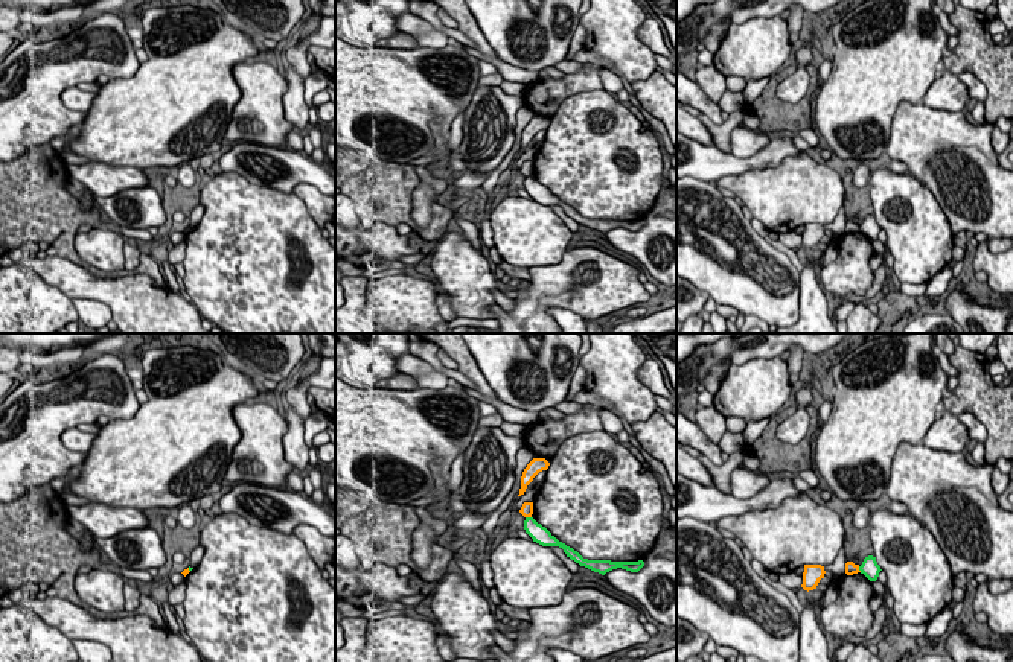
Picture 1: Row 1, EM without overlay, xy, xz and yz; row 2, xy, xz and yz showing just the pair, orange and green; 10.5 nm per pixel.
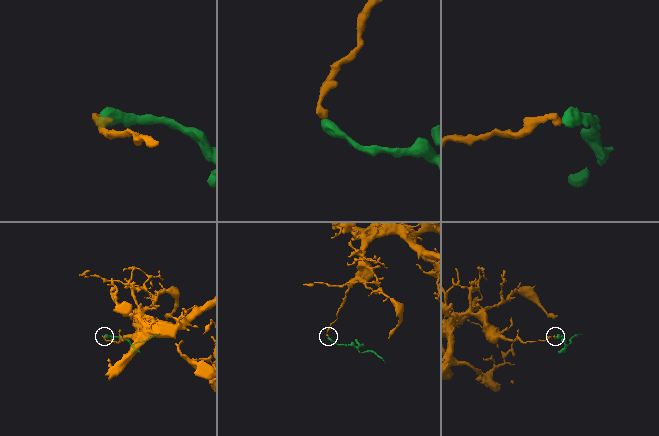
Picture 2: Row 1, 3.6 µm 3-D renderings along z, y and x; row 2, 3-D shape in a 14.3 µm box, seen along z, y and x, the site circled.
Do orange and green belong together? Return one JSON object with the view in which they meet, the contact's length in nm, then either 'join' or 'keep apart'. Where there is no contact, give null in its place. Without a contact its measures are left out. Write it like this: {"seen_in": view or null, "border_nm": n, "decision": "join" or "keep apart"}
{"seen_in": "xz", "border_nm": 70, "decision": "keep apart"}

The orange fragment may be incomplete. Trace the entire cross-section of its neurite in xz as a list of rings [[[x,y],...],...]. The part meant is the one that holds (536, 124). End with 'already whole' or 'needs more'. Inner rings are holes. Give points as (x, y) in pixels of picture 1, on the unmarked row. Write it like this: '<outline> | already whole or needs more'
[[[533,117],[527,126],[524,128],[522,131],[522,135],[521,135],[521,148],[519,148],[519,154],[524,154],[527,145],[533,140],[533,137],[542,131],[542,129],[547,129],[550,125],[550,122],[545,119],[545,117]]] | already whole

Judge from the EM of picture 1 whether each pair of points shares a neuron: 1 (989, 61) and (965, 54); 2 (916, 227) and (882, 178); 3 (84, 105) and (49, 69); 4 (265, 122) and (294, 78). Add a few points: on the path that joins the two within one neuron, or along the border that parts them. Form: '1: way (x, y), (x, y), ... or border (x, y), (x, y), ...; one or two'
1: way (983, 57), (971, 54); one
2: way (914, 213), (913, 203), (896, 192); one
3: border (64, 89), (61, 102), (72, 110), (86, 113); two
4: border (284, 78), (287, 84), (284, 116), (294, 128); two

